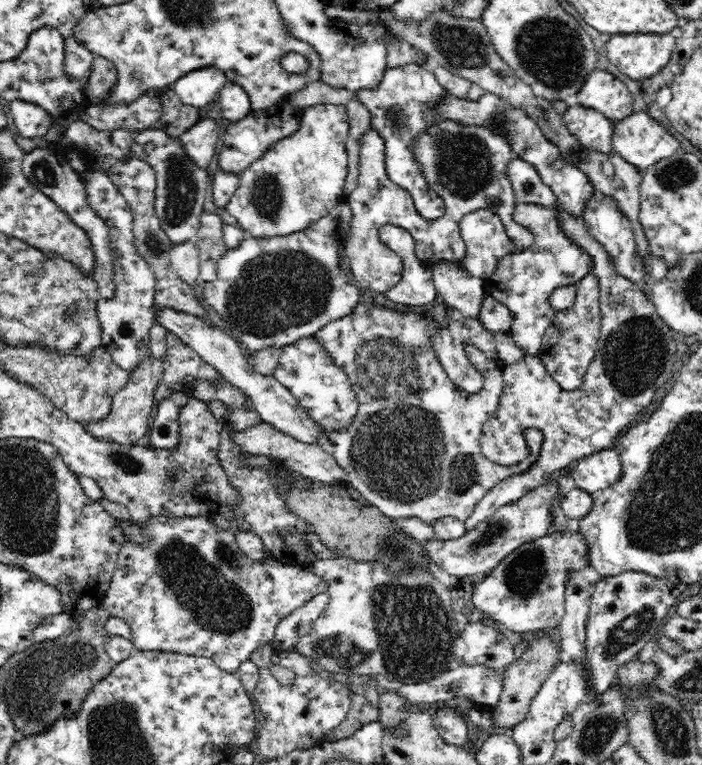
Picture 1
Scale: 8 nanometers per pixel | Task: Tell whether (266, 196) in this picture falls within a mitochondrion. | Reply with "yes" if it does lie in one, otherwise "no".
yes

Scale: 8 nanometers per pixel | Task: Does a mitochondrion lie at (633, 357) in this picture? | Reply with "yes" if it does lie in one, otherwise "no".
yes

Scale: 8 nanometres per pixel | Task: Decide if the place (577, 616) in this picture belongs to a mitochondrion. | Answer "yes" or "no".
no

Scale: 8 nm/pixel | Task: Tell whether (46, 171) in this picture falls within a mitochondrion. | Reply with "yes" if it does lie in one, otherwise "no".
yes

